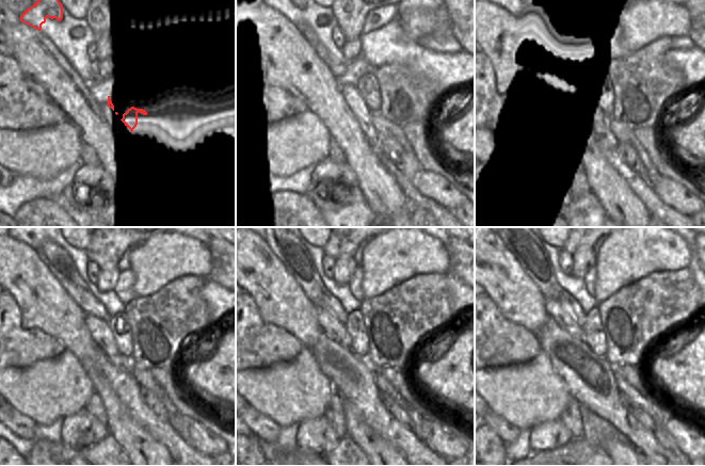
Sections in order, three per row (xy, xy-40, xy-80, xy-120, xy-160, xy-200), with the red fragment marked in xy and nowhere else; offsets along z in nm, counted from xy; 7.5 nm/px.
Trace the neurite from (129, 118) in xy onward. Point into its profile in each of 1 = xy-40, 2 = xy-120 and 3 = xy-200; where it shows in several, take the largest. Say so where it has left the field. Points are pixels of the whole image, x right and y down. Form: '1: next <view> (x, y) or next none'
1: next xy-40 (366, 121)
2: next xy-120 (98, 328)
3: next xy-200 (563, 317)

